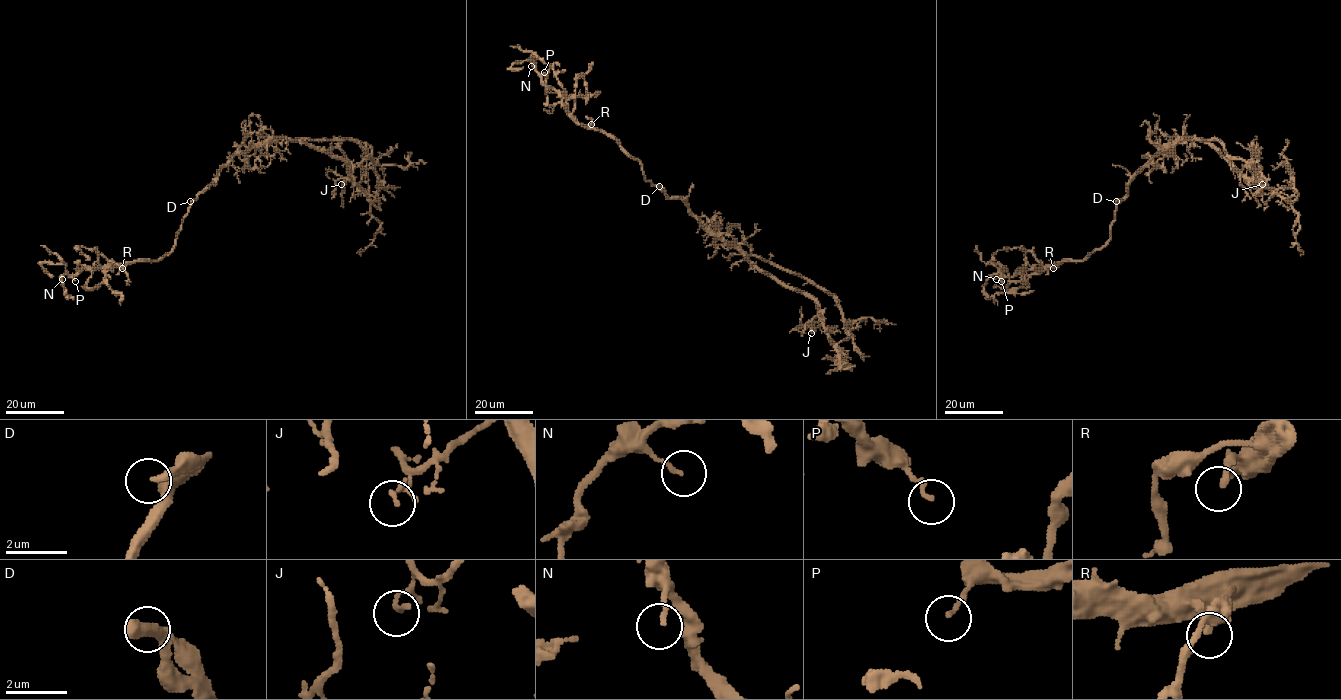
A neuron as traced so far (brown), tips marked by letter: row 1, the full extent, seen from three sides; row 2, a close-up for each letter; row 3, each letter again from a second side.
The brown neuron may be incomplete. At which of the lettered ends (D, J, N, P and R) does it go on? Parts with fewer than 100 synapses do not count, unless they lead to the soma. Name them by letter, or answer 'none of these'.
D

